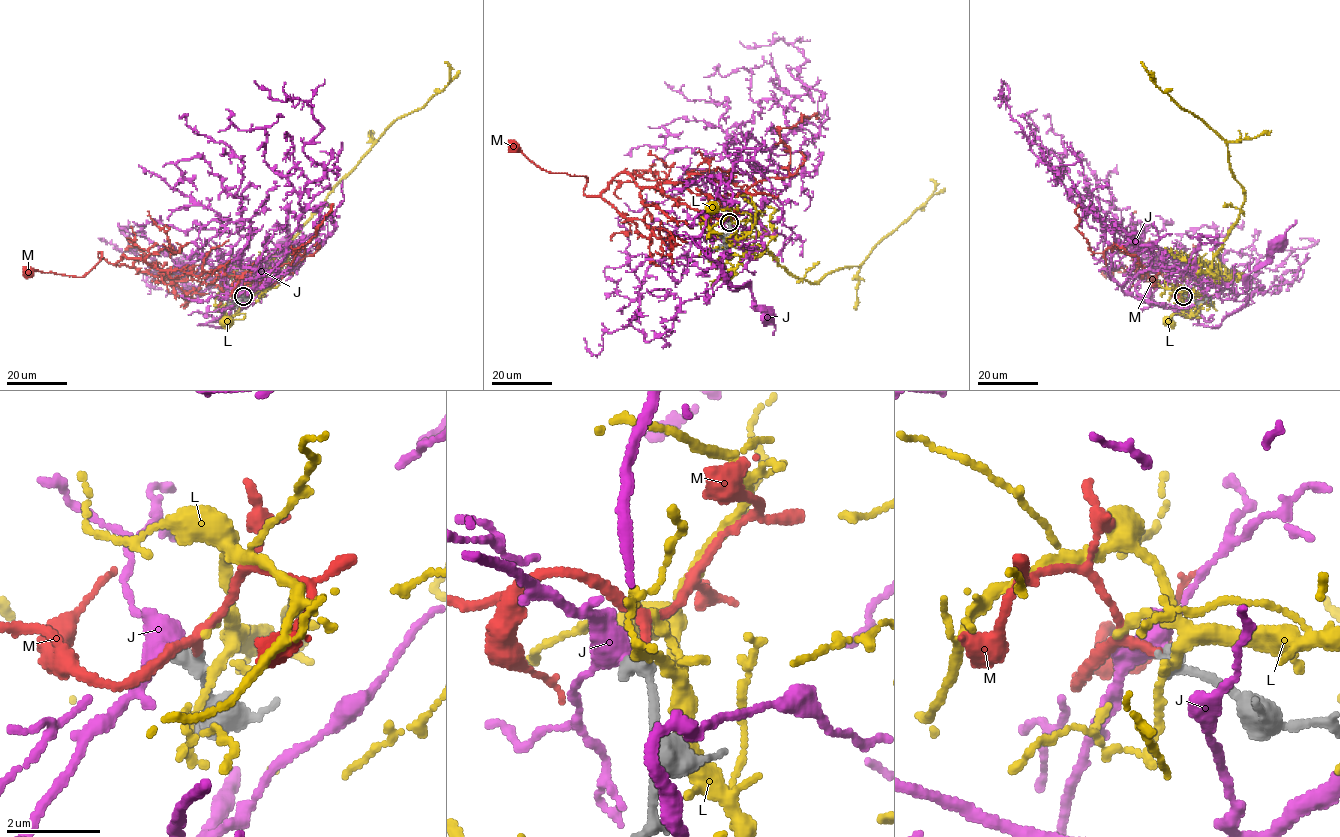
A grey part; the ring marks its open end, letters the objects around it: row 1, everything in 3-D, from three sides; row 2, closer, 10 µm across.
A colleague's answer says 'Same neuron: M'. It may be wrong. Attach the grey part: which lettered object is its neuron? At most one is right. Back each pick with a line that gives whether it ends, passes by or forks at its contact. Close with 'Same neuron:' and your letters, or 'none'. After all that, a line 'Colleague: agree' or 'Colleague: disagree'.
M: it passes by
Same neuron: M
Colleague: agree

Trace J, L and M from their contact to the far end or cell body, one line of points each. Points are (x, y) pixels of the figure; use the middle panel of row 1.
J: (728, 222), (710, 213), (693, 241), (719, 265), (727, 282), (750, 289), (752, 304), (767, 318)
L: (730, 222), (735, 238), (728, 242), (710, 229), (730, 210), (713, 209)
M: (729, 222), (641, 187), (625, 172), (599, 196), (587, 196), (584, 175), (542, 169), (514, 144)

